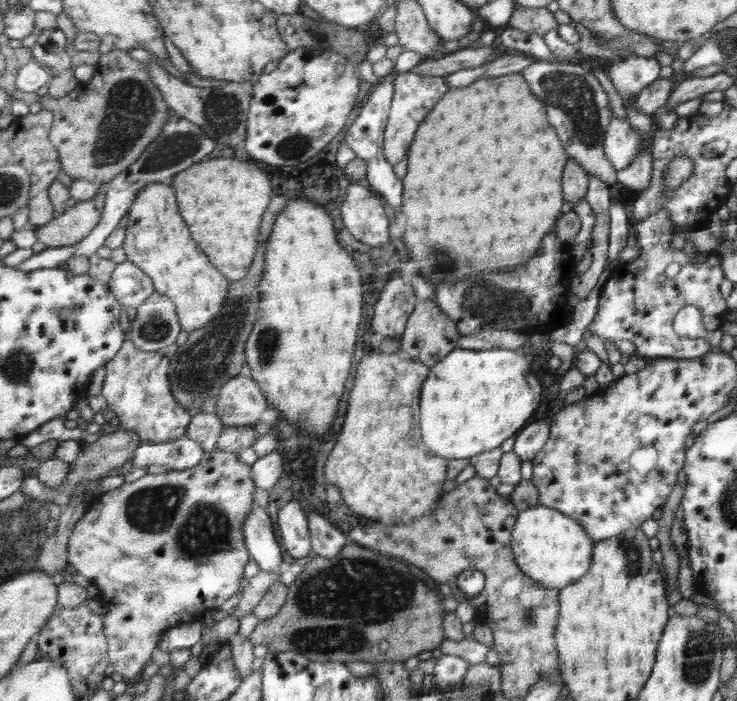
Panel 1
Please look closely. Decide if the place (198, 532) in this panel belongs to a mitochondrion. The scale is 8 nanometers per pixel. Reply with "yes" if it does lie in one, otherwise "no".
yes

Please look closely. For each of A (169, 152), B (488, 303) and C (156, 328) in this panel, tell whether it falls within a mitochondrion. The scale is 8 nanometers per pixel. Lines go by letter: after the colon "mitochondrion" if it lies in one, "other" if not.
A: mitochondrion
B: mitochondrion
C: mitochondrion

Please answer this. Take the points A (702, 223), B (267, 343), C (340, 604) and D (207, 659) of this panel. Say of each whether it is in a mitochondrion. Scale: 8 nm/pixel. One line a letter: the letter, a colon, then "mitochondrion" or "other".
A: other
B: mitochondrion
C: mitochondrion
D: other

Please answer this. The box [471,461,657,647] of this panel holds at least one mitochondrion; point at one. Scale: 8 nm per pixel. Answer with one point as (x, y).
(631, 554)

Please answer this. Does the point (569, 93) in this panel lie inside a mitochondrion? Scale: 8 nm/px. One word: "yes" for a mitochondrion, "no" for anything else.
yes

